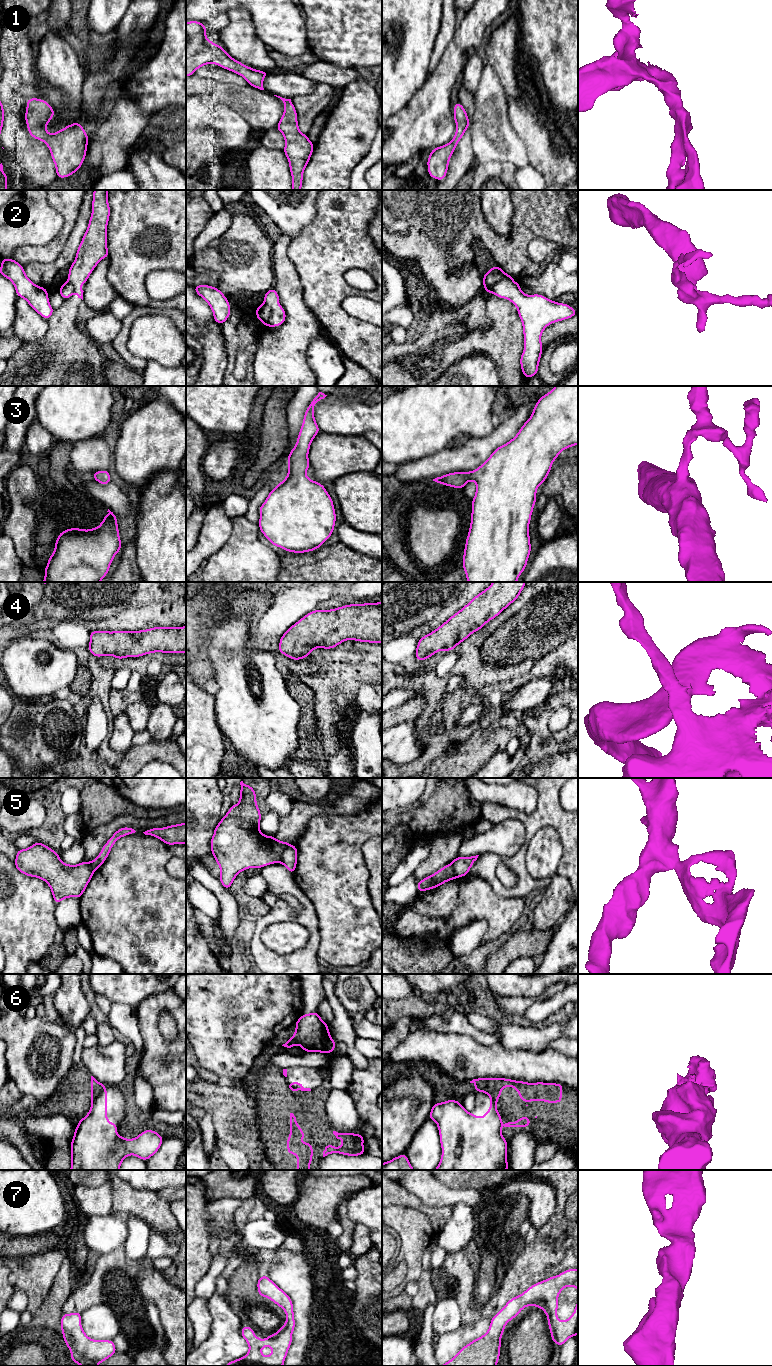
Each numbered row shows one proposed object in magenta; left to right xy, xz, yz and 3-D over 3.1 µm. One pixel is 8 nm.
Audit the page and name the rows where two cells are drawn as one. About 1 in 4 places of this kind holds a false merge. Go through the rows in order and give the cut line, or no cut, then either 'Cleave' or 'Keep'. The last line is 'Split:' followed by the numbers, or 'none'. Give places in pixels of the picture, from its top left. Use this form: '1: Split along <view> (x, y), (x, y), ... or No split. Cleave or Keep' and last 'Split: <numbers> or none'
1: No split. Keep
2: Split along yz (514, 281), (501, 279), (493, 286), (490, 292). Cleave
3: No split. Keep
4: No split. Keep
5: Split along xz (290, 845), (283, 851), (279, 861). Cleave
6: Split along xy (105, 1086), (92, 1103). Cleave
7: No split. Keep
Split: 2, 5, 6

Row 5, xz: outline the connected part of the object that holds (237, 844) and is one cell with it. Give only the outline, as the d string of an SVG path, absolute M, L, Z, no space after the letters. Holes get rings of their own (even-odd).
M240 782L240 798L237 805L231 805L227 814L214 829L210 841L212 855L220 867L219 881L227 890L239 872L248 868L263 868L279 863L283 851L290 846L289 842L279 841L275 836L266 836L260 829L261 813L256 804L258 798L253 787Z

